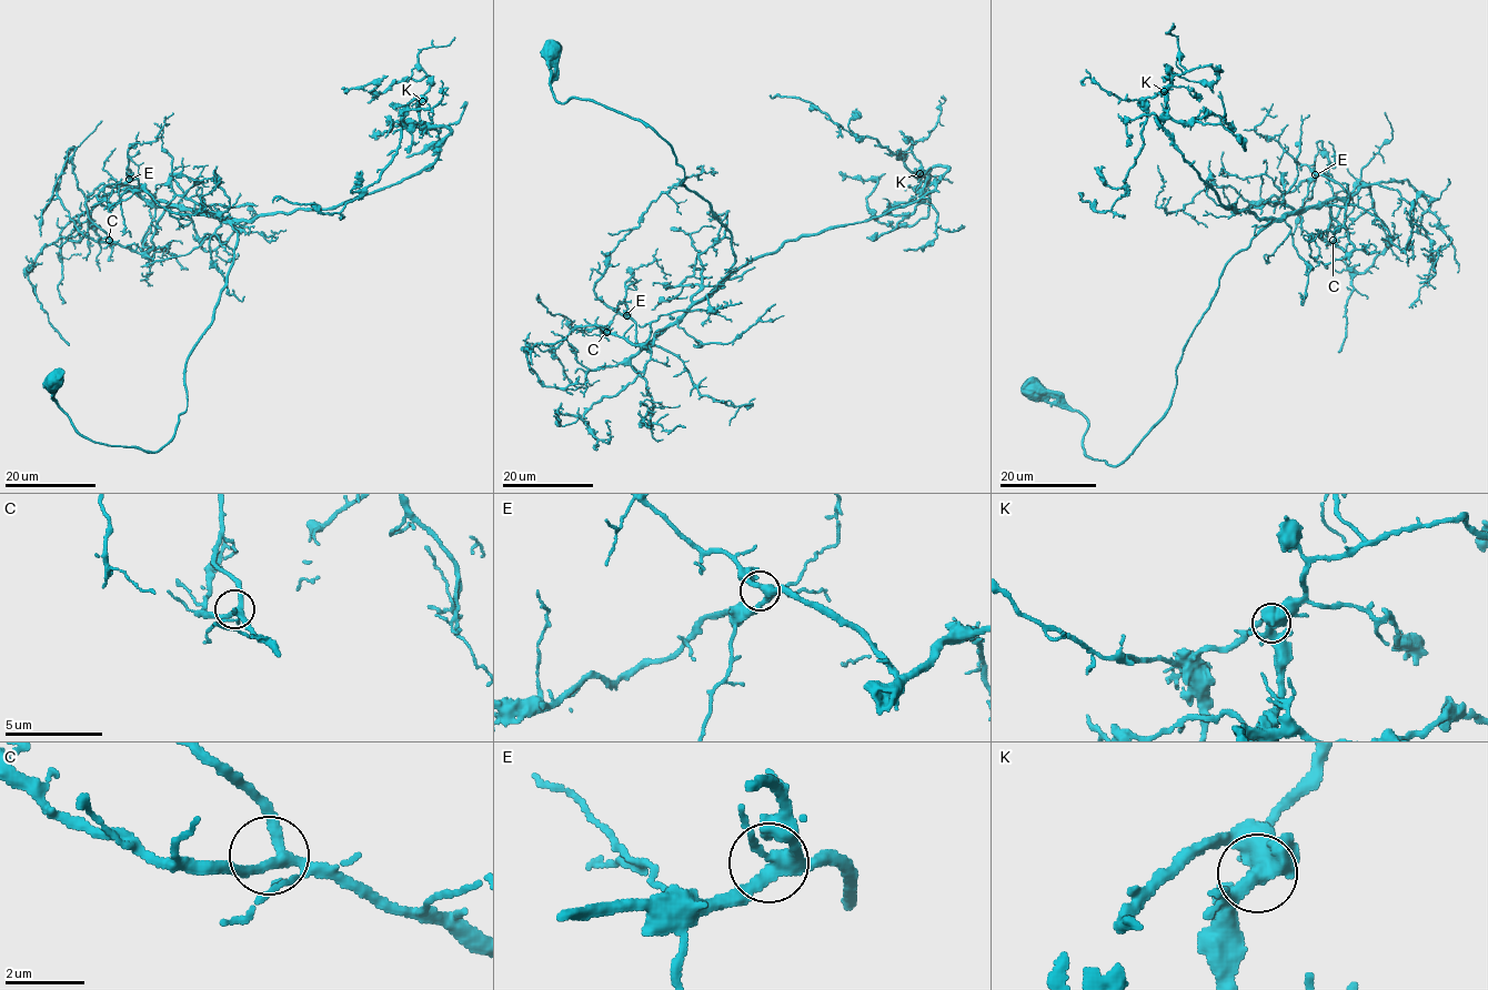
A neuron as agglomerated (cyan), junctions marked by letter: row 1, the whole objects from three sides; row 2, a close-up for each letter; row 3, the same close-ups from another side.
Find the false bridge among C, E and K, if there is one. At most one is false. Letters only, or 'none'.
none

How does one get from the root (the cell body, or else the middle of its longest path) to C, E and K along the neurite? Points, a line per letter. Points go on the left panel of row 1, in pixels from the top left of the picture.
C: (51, 377), (102, 444), (158, 452), (187, 407), (186, 359), (237, 232), (169, 206), (150, 250), (109, 240)
E: (51, 377), (72, 425), (102, 444), (158, 452), (187, 407), (186, 359), (237, 232), (148, 202), (129, 179)
K: (51, 377), (81, 435), (158, 452), (187, 407), (231, 224), (418, 174), (450, 133), (422, 100)

